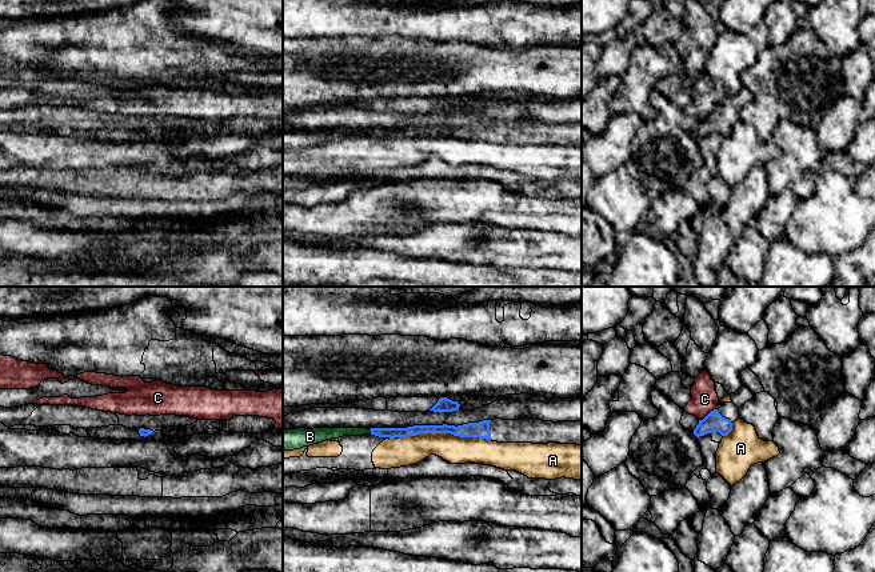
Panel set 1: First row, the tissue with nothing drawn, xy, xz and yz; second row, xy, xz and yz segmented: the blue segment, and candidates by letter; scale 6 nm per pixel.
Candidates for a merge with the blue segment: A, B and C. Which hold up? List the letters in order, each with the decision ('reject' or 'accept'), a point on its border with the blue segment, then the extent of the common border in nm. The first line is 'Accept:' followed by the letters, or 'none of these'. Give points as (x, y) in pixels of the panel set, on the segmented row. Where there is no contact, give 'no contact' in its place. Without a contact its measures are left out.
Accept: B
A: reject | xz (444, 432) | 550 nm
B: accept | xz (371, 432) | 40 nm
C: reject | yz (708, 414) | 130 nm

